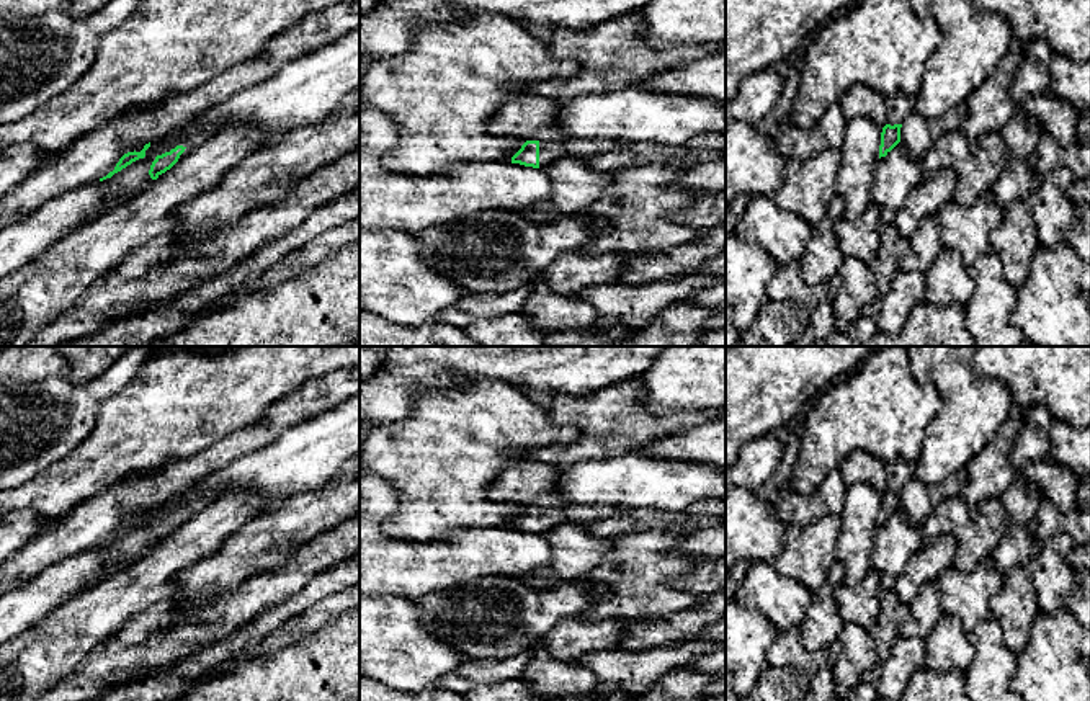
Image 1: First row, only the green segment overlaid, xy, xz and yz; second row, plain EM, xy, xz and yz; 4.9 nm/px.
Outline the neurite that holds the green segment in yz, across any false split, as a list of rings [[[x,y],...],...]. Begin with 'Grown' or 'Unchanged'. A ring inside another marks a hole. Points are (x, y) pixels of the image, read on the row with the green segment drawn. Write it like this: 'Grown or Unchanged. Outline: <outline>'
Grown. Outline: [[[902,93],[884,96],[887,109],[887,124],[881,132],[879,159],[886,157],[900,142],[900,127],[907,116],[914,111],[914,100]]]

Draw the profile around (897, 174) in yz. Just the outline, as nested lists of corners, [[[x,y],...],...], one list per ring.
[[[900,141],[886,157],[881,157],[874,167],[873,204],[881,209],[882,222],[894,222],[899,209],[907,201],[910,191],[925,180],[922,162],[914,159],[907,145]]]

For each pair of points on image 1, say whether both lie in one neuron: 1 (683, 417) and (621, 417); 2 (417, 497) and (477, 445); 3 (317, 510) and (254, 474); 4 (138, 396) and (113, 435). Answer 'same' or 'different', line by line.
1: same
2: same
3: different
4: same

